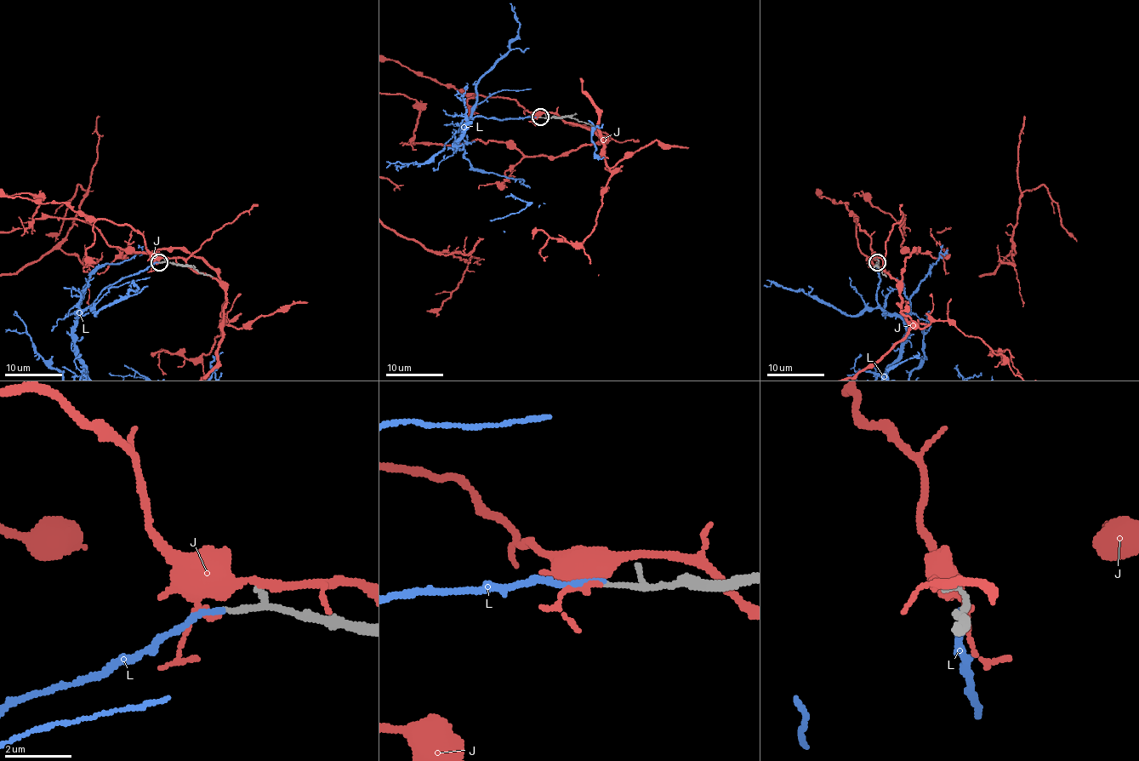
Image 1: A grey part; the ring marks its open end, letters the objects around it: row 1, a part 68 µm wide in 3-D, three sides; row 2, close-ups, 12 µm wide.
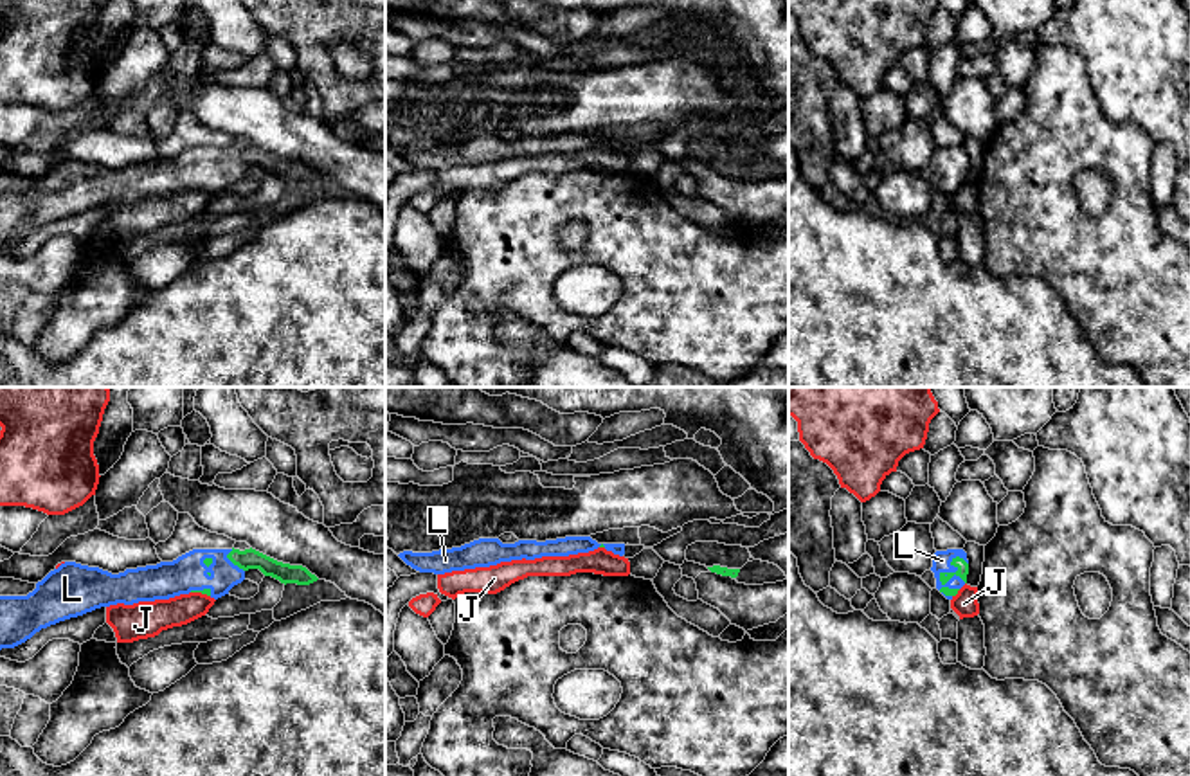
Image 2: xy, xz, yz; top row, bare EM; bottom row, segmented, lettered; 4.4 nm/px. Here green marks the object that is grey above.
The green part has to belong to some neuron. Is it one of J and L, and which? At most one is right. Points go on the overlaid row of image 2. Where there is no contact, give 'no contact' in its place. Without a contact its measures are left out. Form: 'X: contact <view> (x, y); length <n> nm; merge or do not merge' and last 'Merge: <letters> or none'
J: contact xy (200, 591); length 90 nm; do not merge
L: contact yz (953, 575); length 200 nm; merge
Merge: L

